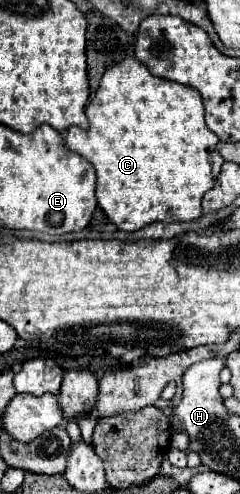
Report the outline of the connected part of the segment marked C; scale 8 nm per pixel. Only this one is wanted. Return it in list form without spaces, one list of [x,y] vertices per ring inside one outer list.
[[[126,57],[104,73],[94,99],[86,107],[86,115],[90,129],[70,127],[64,141],[68,149],[90,159],[96,167],[98,205],[118,229],[130,233],[154,221],[194,221],[202,215],[202,197],[214,187],[224,159],[216,151],[218,137],[204,123],[202,97],[196,89],[154,77],[136,57]]]

